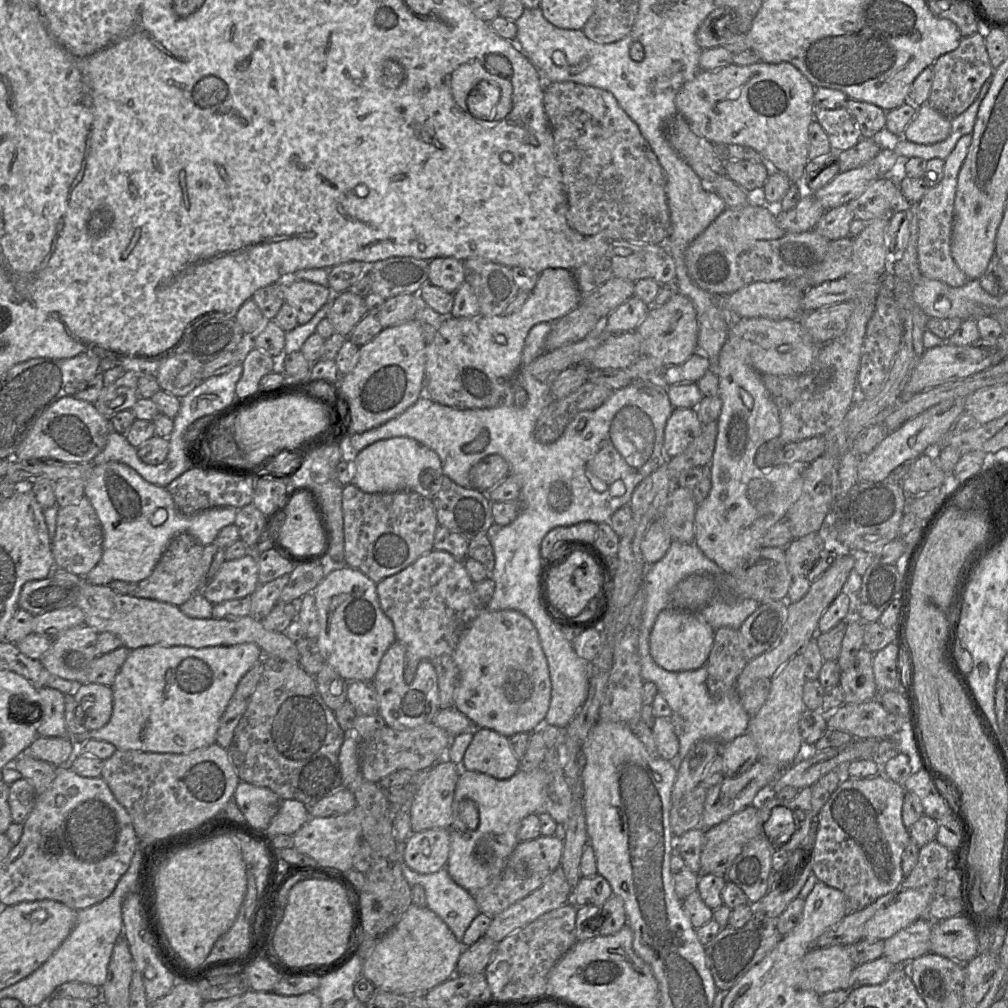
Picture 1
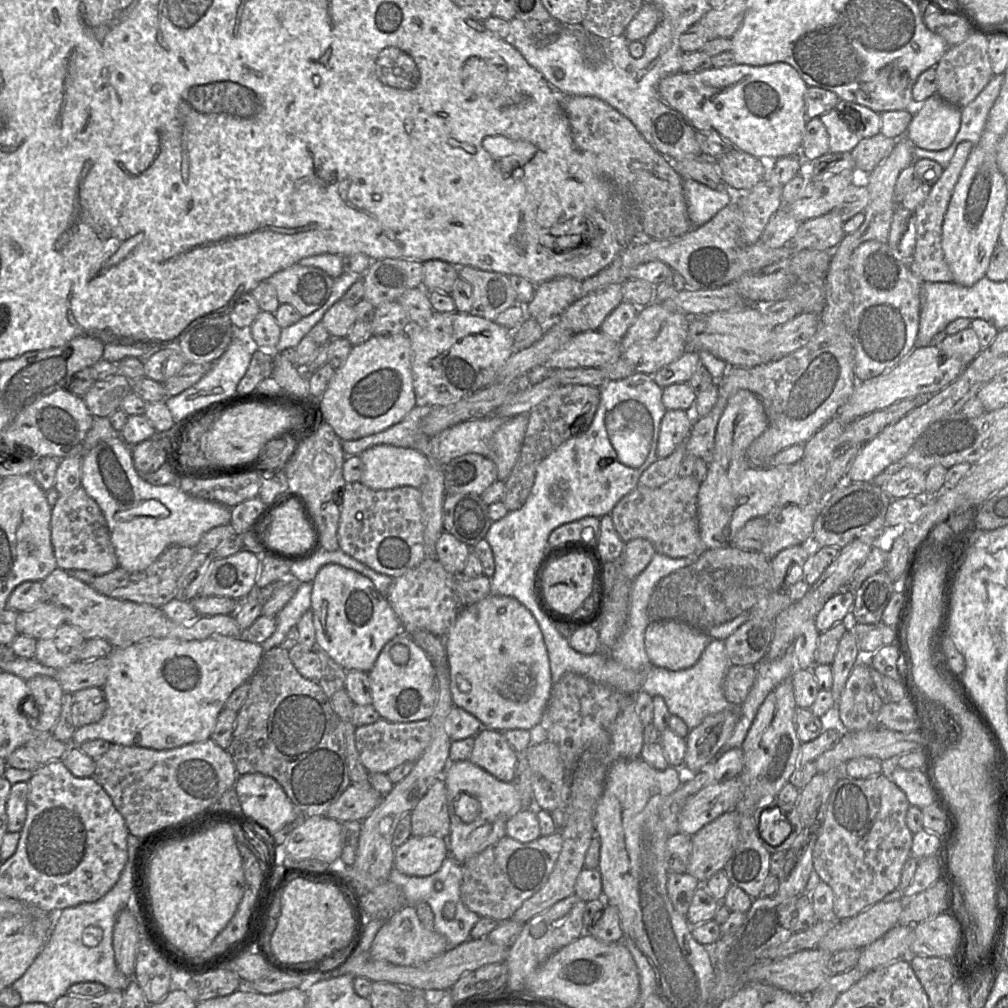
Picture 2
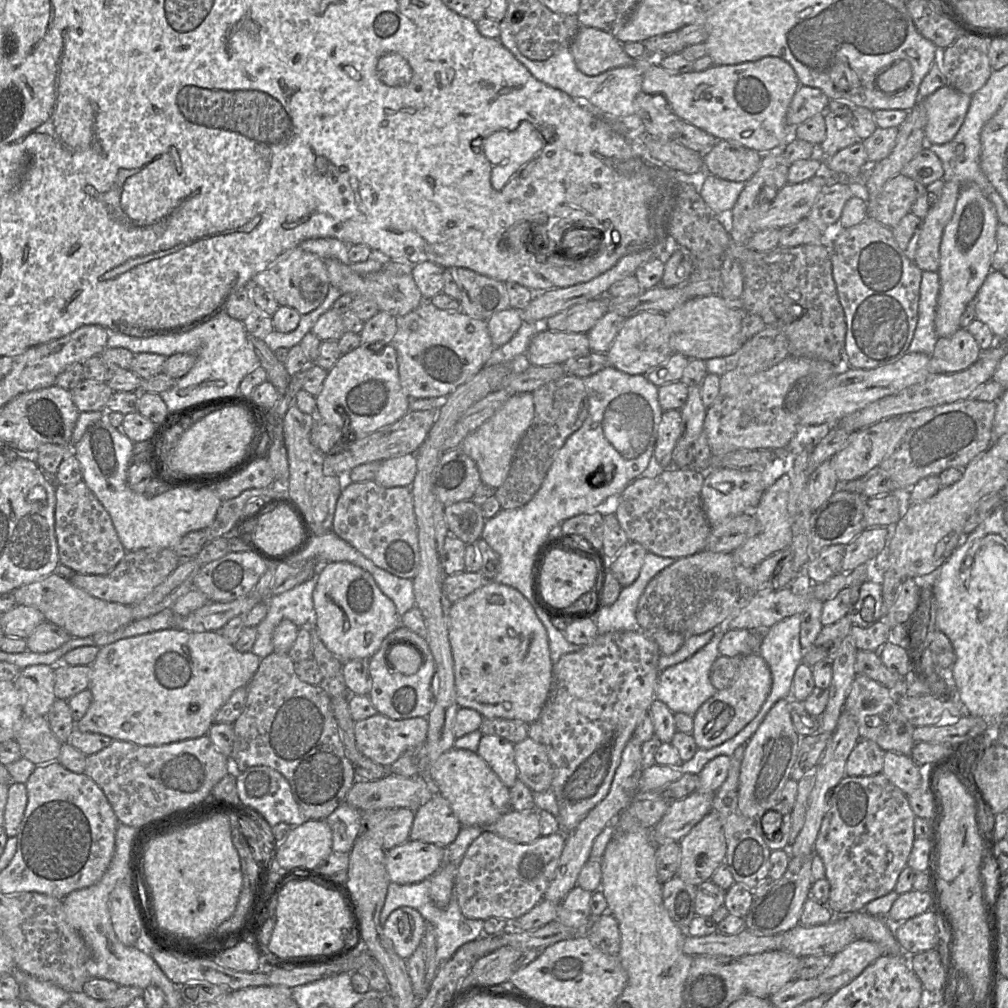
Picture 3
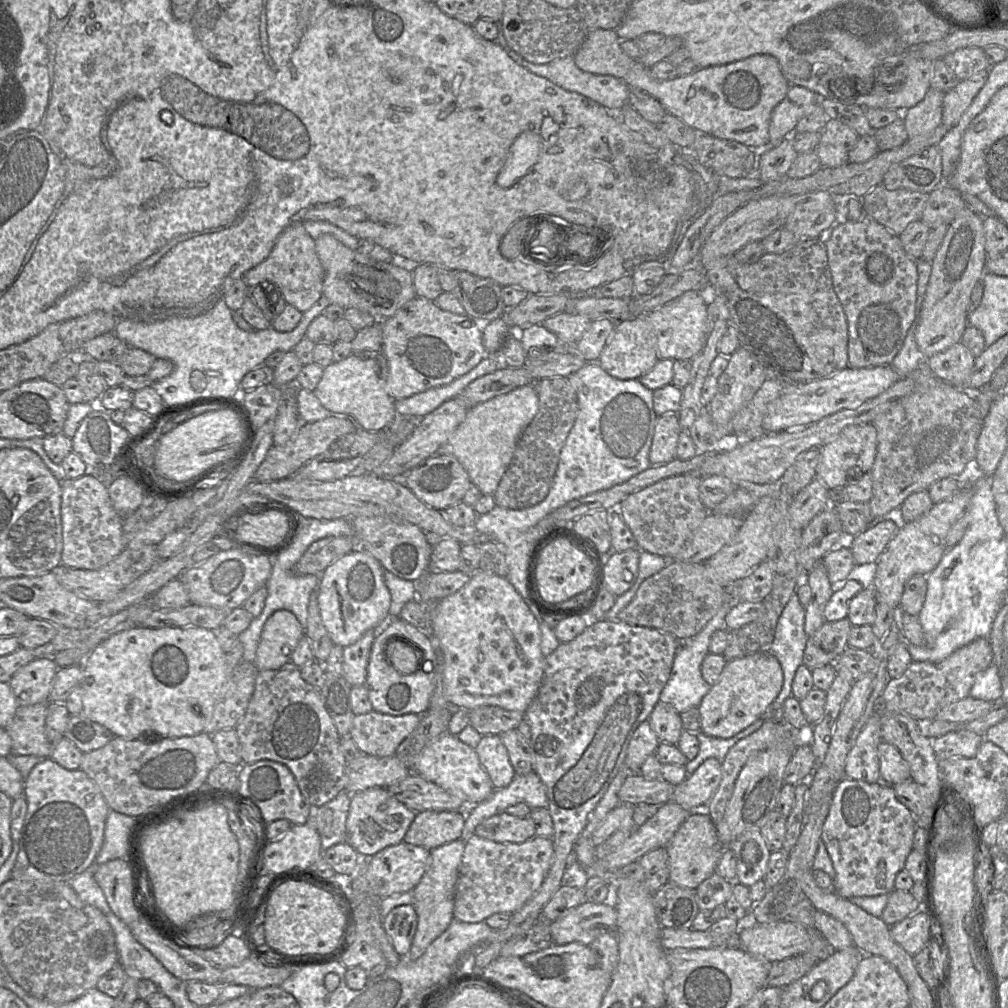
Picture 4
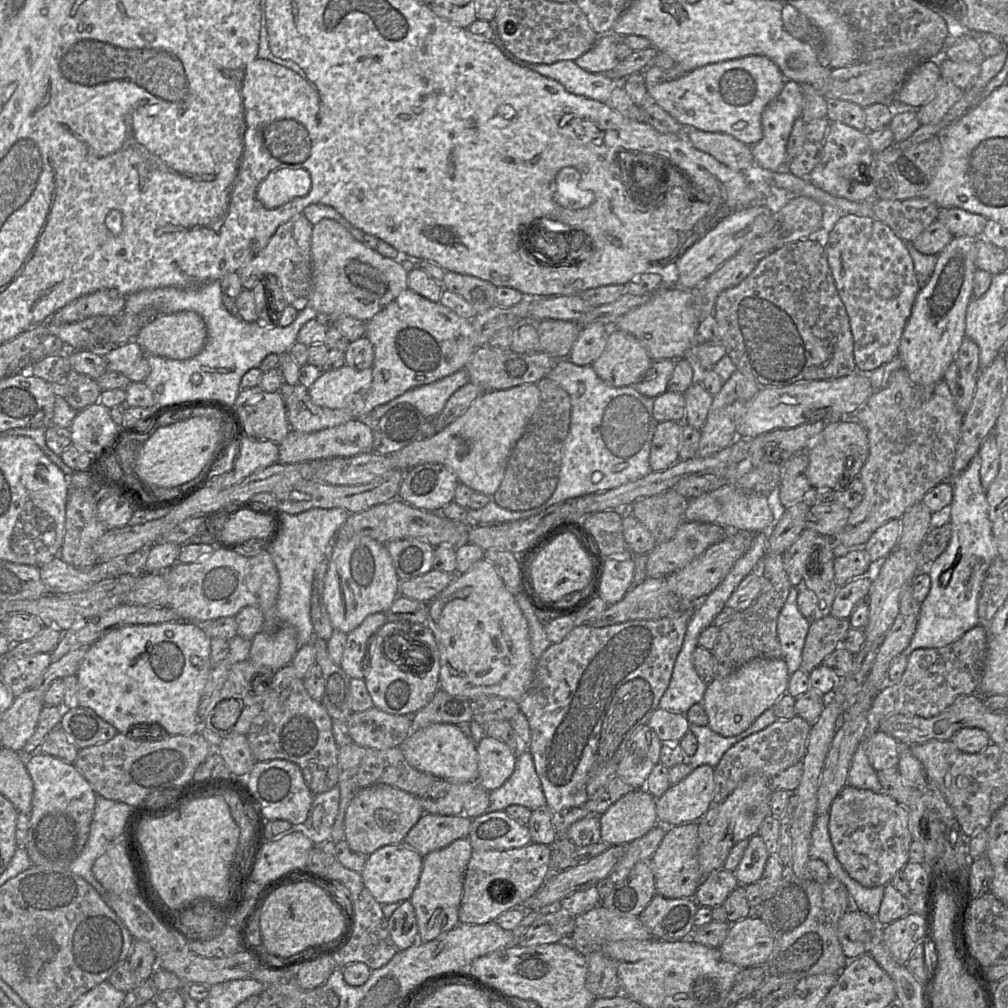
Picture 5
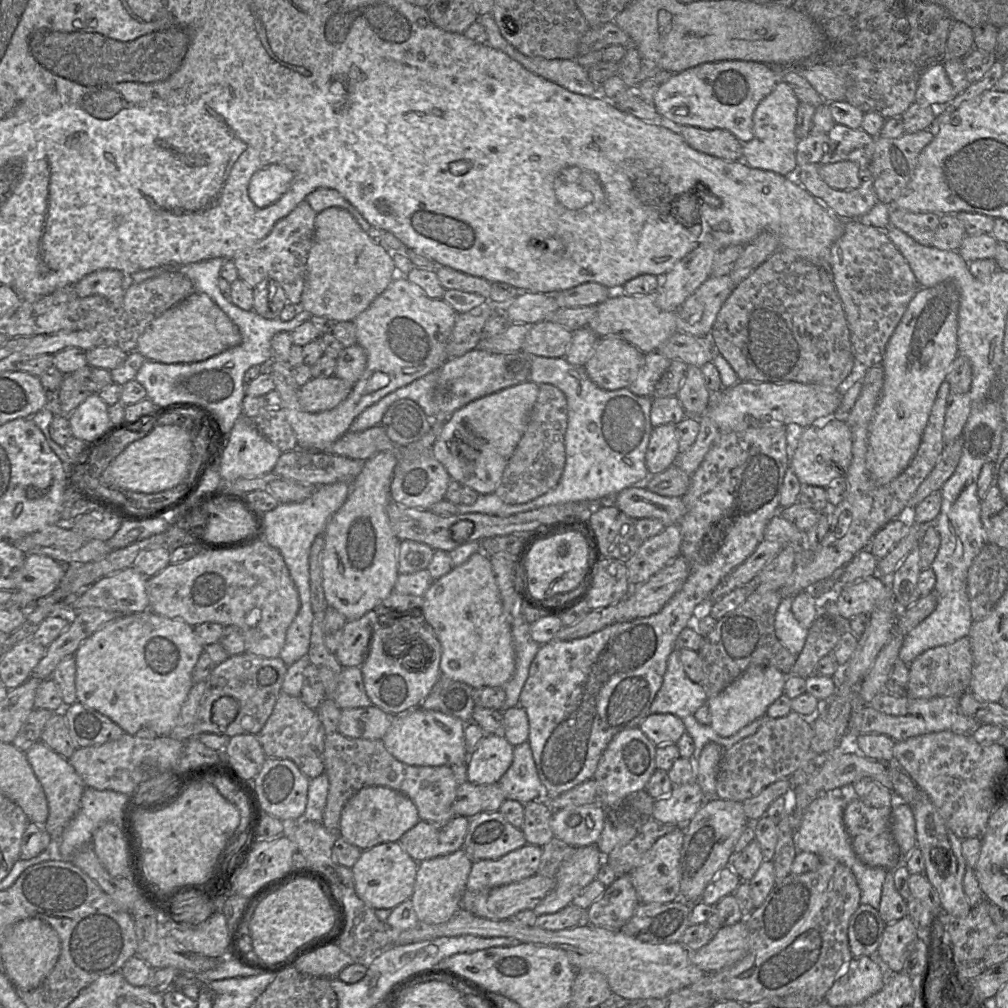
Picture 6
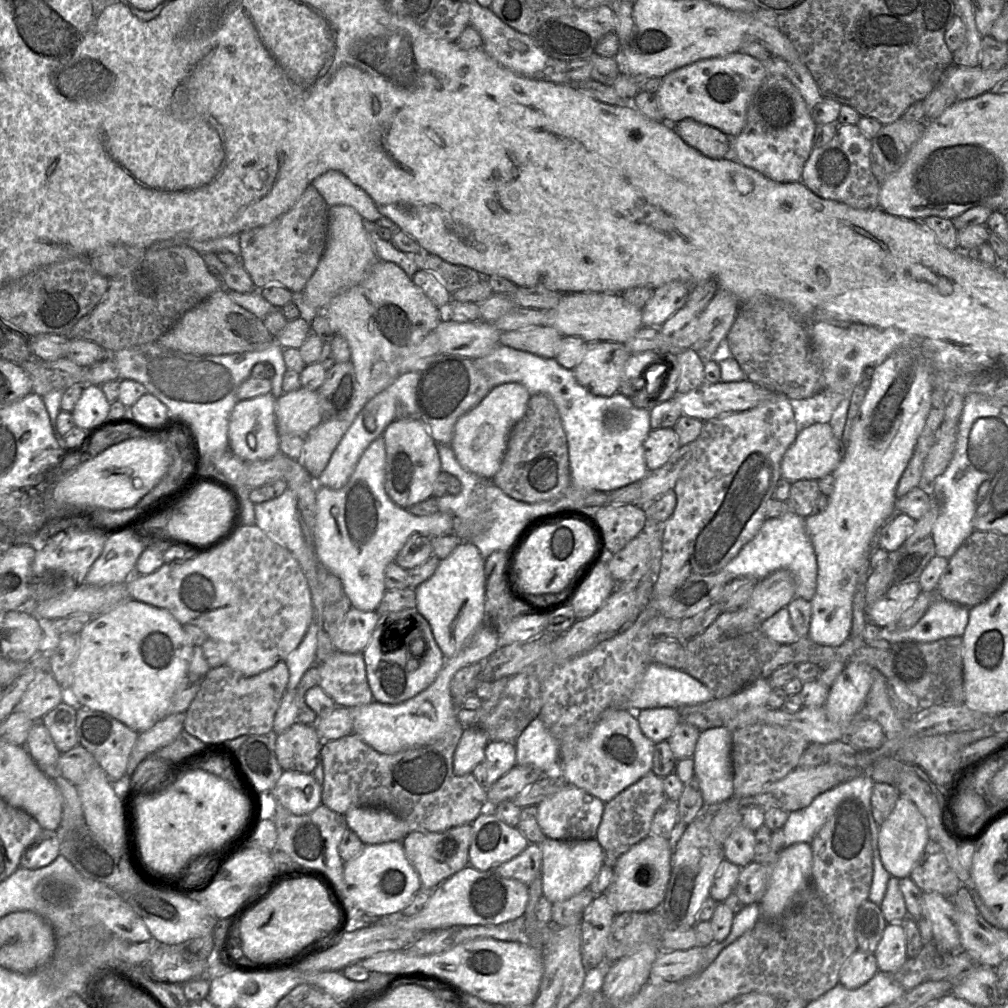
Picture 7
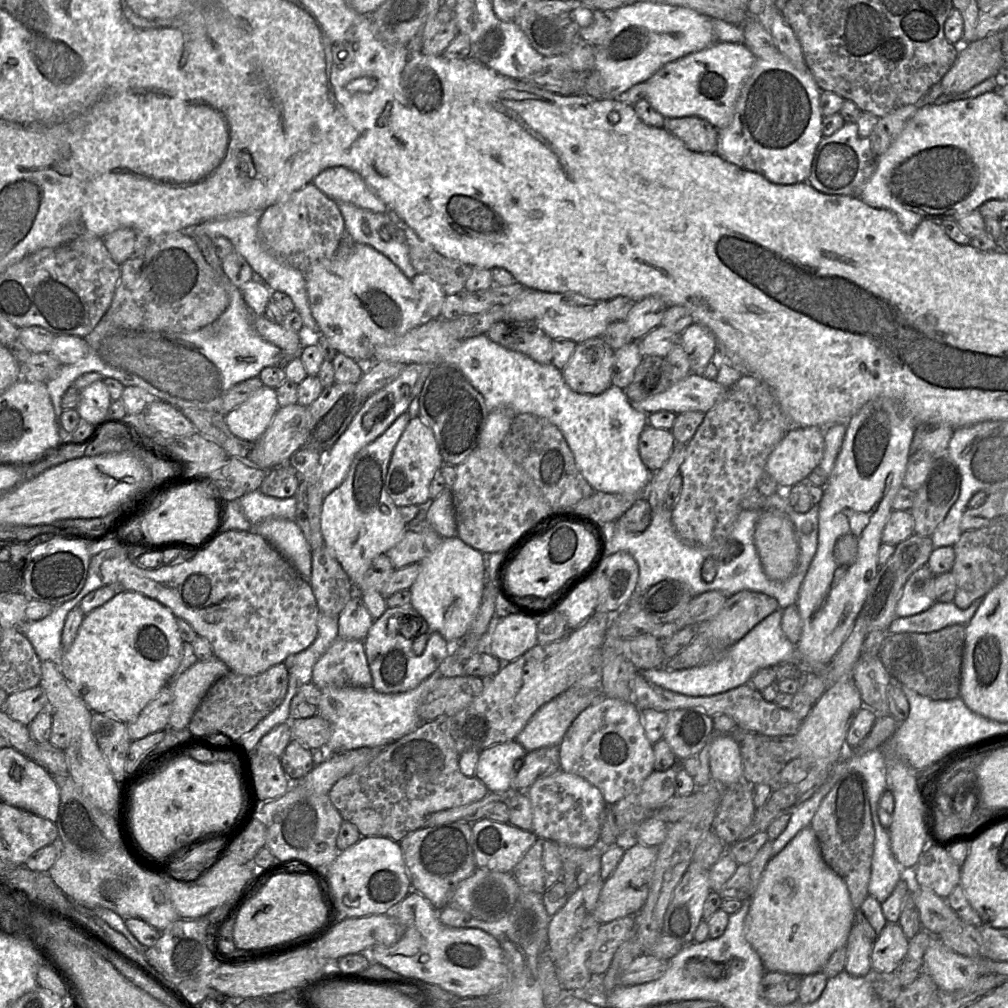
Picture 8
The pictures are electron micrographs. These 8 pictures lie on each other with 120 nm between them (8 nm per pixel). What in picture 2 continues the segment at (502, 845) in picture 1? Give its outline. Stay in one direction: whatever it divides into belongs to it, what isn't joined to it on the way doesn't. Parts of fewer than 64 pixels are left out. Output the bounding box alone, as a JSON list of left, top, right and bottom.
[442,760,524,864]

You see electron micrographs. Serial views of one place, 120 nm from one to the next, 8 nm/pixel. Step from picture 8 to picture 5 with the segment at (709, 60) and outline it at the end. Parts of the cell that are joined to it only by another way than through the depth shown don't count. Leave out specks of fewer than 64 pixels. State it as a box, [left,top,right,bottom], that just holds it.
[647,55,785,147]

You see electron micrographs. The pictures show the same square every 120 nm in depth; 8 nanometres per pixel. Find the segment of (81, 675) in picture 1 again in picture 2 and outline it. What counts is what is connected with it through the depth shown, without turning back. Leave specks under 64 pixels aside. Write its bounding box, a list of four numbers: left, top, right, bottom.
[34,623,86,670]

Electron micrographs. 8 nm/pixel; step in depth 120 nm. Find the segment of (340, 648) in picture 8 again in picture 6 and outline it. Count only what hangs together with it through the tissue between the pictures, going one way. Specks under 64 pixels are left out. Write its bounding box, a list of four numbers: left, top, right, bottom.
[334,667,372,709]

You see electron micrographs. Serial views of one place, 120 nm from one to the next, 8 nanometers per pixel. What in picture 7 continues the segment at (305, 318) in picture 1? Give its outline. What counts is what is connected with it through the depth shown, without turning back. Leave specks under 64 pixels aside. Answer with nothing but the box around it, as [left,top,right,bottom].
[240,185,329,292]

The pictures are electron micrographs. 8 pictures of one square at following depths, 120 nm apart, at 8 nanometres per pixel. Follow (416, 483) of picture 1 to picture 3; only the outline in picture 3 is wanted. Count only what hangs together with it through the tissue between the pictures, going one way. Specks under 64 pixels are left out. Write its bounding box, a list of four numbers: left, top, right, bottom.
[374,453,417,488]

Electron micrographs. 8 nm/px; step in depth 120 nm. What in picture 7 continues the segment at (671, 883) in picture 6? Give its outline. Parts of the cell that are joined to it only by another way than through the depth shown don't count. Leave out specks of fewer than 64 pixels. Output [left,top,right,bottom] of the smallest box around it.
[605,835,673,914]

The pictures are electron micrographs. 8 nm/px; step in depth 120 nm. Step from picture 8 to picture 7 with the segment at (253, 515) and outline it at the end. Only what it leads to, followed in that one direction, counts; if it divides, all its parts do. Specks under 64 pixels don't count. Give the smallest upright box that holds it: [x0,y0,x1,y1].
[254,488,311,576]

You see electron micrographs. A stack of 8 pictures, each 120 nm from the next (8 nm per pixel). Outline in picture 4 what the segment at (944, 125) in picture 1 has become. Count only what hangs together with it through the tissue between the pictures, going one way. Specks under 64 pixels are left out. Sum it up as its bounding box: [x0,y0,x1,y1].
[942,77,986,129]

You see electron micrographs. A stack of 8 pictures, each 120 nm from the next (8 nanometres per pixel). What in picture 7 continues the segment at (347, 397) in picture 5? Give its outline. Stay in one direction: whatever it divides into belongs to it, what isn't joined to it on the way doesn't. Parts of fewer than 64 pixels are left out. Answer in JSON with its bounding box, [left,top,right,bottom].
[276,387,322,437]

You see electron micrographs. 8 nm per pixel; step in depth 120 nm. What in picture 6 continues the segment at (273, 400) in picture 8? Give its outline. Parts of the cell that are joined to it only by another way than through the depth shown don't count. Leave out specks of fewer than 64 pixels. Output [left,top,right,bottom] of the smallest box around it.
[219,416,282,482]

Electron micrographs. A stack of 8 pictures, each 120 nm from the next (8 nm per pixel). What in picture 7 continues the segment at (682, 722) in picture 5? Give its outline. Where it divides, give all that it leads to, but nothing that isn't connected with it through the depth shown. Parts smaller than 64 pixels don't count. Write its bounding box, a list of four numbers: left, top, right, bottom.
[635,707,682,744]

